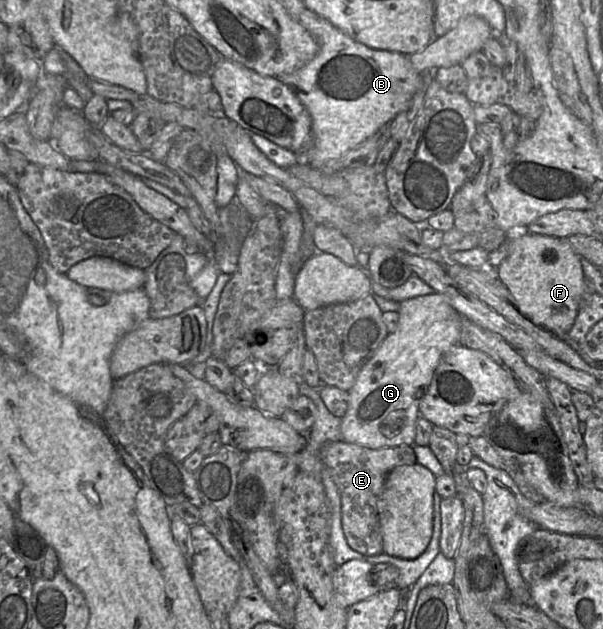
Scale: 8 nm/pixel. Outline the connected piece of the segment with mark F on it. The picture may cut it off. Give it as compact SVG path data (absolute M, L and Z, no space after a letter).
M516 230L507 238L509 256L497 267L497 275L516 301L519 311L533 324L557 335L566 335L577 317L581 299L586 293L586 278L583 274L581 257L574 251L566 238Z

